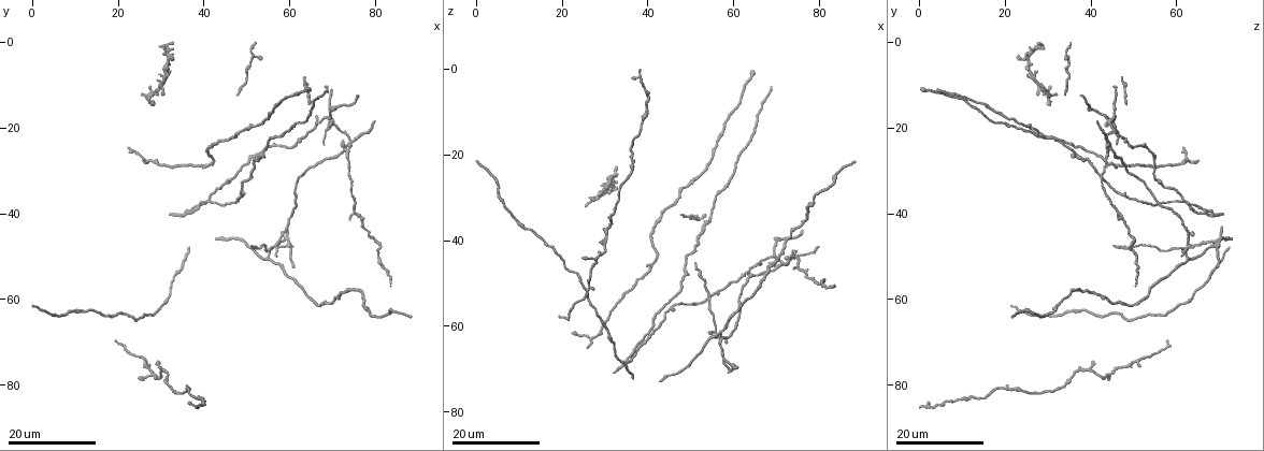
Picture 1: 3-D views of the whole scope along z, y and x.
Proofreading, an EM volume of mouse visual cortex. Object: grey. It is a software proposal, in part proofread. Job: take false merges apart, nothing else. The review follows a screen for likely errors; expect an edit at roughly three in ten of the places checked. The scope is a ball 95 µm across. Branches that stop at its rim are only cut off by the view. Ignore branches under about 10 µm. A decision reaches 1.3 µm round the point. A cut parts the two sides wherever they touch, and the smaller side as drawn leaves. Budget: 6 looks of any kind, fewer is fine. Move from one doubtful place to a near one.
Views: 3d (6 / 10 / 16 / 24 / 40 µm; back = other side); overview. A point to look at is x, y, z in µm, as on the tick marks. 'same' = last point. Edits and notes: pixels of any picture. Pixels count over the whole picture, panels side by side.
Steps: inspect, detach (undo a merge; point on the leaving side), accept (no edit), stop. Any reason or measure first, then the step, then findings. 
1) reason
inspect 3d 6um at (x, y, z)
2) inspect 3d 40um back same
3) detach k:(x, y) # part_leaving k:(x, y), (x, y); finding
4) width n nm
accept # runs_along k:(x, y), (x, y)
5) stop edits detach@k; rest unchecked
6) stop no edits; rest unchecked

inspect 3d 24um at (25.0, 64.5, 50.5)

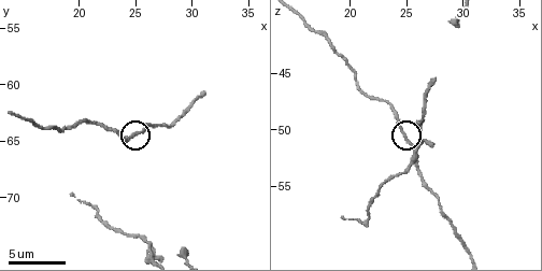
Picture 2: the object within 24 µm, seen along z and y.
inspect 3d 6um at (24.6, 64.6, 50.4)

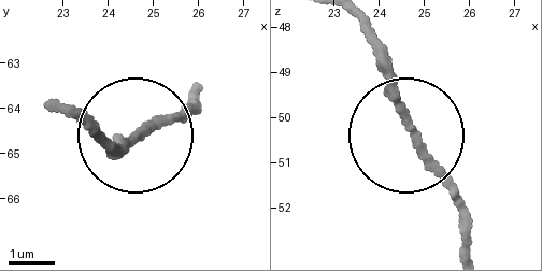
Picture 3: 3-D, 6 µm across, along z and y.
accept # continuous, no second neuron

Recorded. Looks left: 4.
two arms in line, one across
inspect 3d 24um at (30.0, 77.0, 40.5)

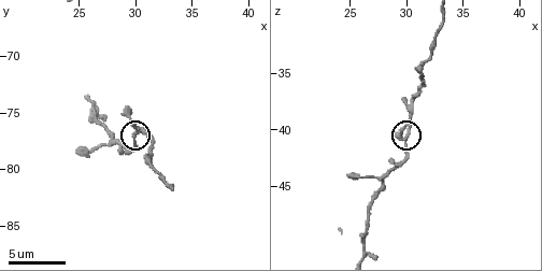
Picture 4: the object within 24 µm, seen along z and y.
zoom in
inspect 3d 6um same

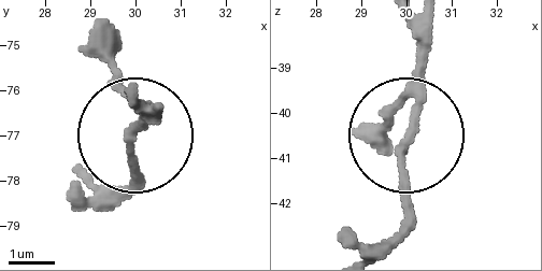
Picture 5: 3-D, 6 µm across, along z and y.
arms 3
accept # all the same neuron

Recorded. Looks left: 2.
looks like a crossing
inspect 3d 16um at (39.5, 37.5, 62.0)

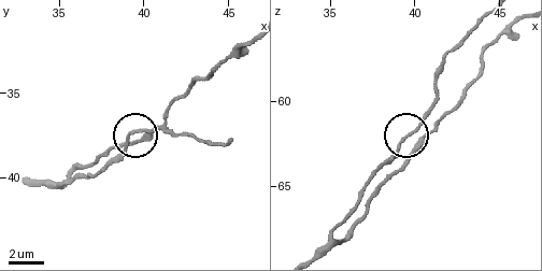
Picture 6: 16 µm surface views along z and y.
closer look
inspect 3d 6um at (40.0, 37.3, 61.9)

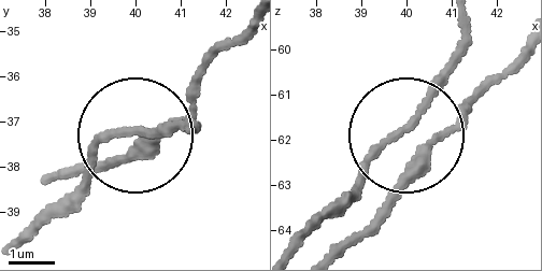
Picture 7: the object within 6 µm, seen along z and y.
side_arm 13 um
accept # runs_along 7:(518, 51), (461, 120), (391, 143), (314, 231); one neuron here

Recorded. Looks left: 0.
stop no edits; rest unchecked

